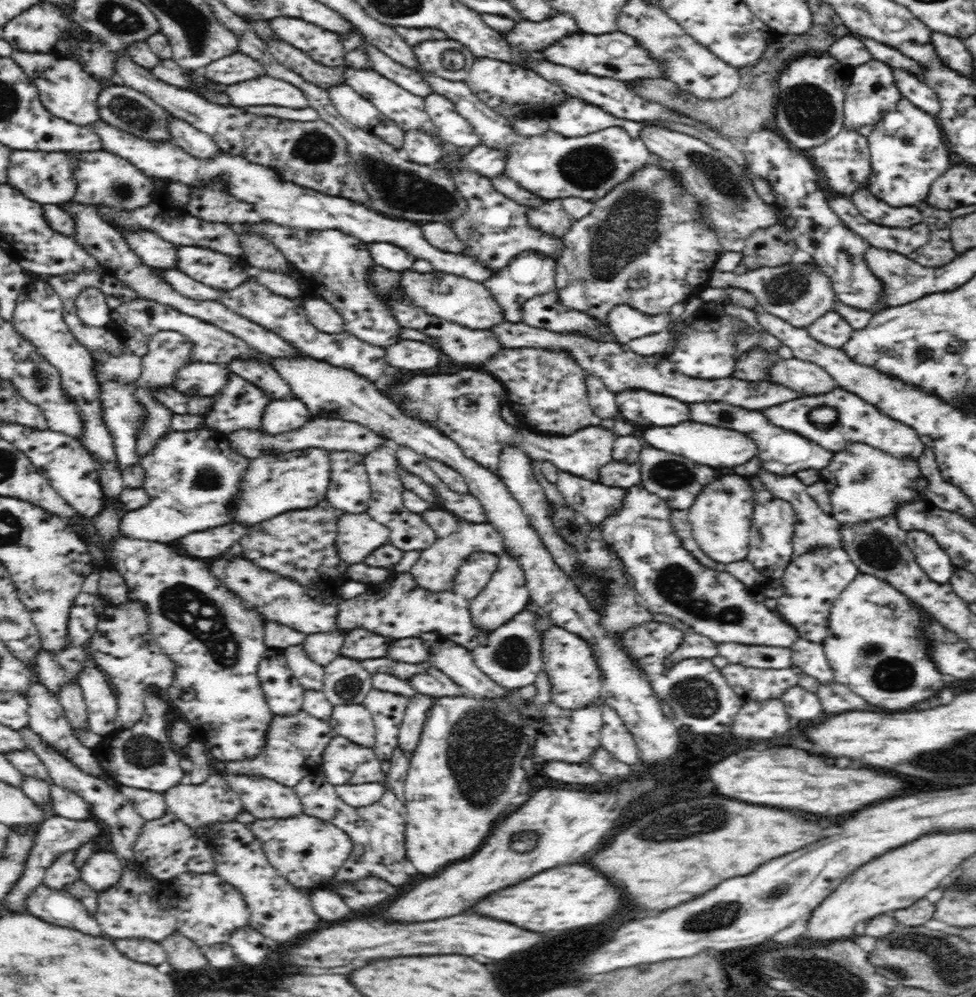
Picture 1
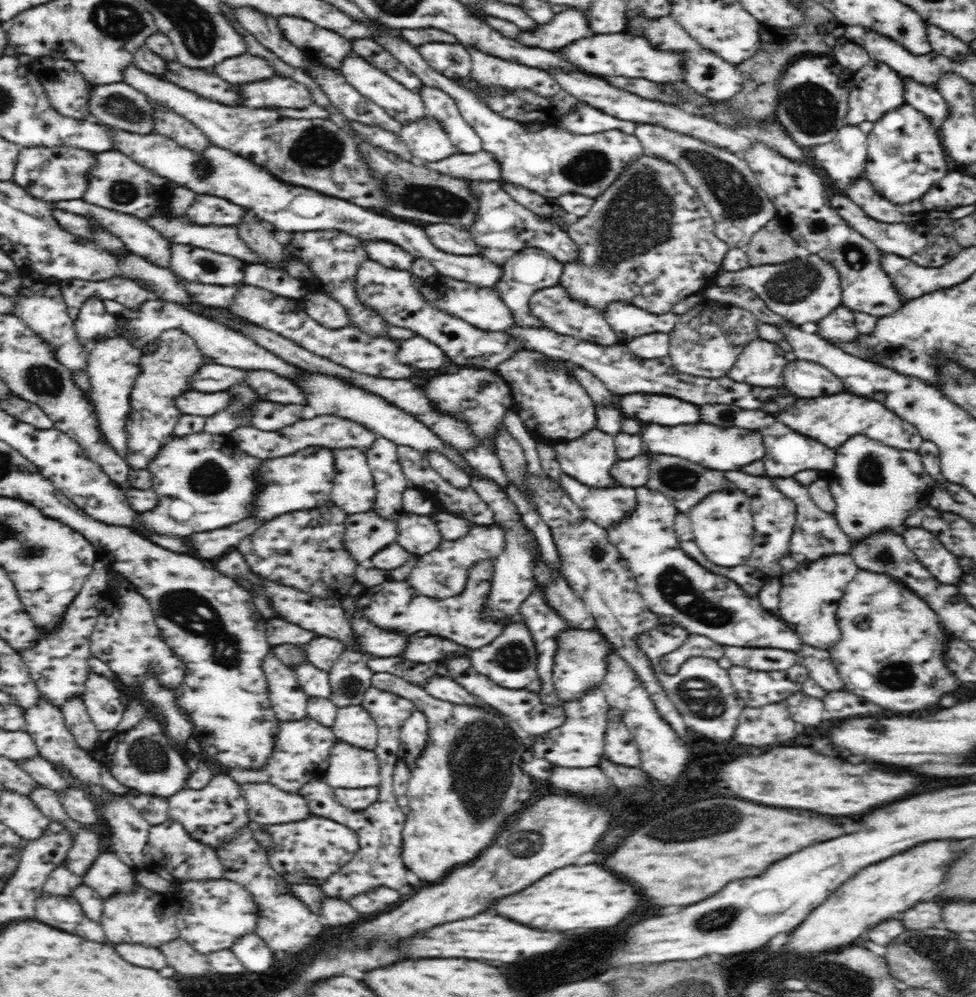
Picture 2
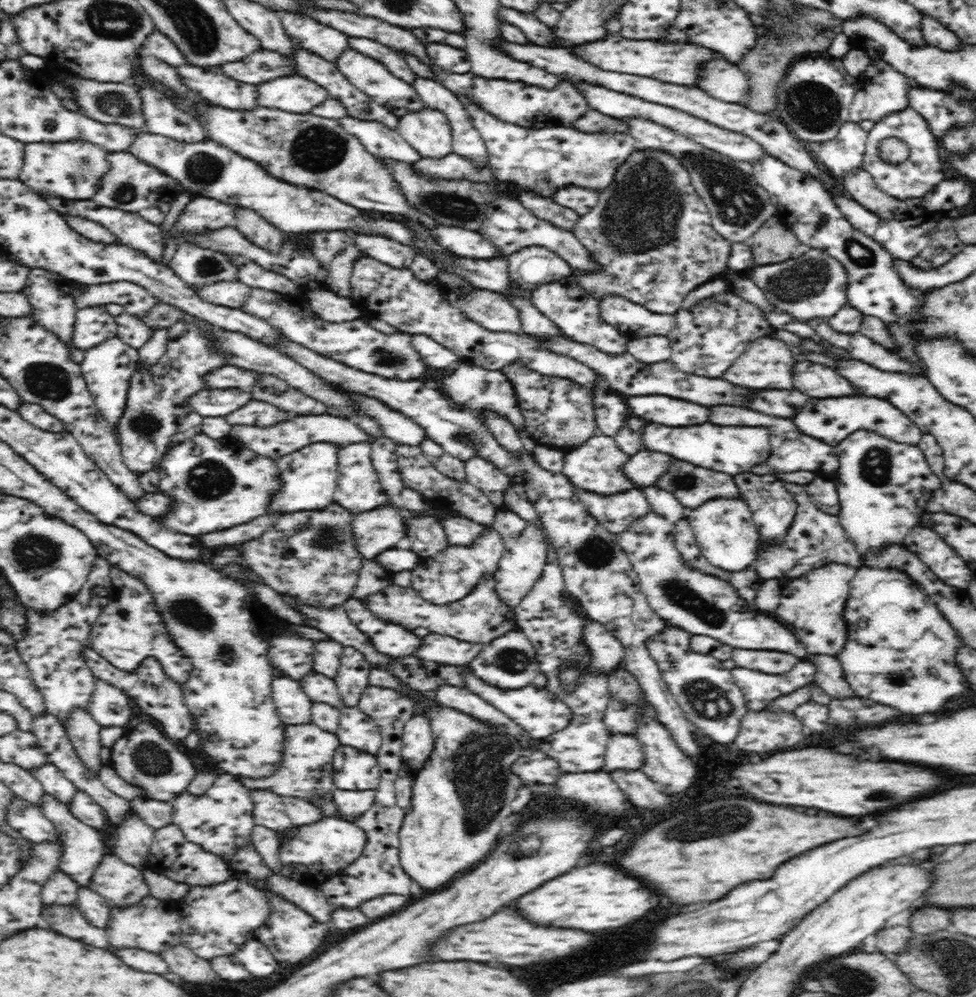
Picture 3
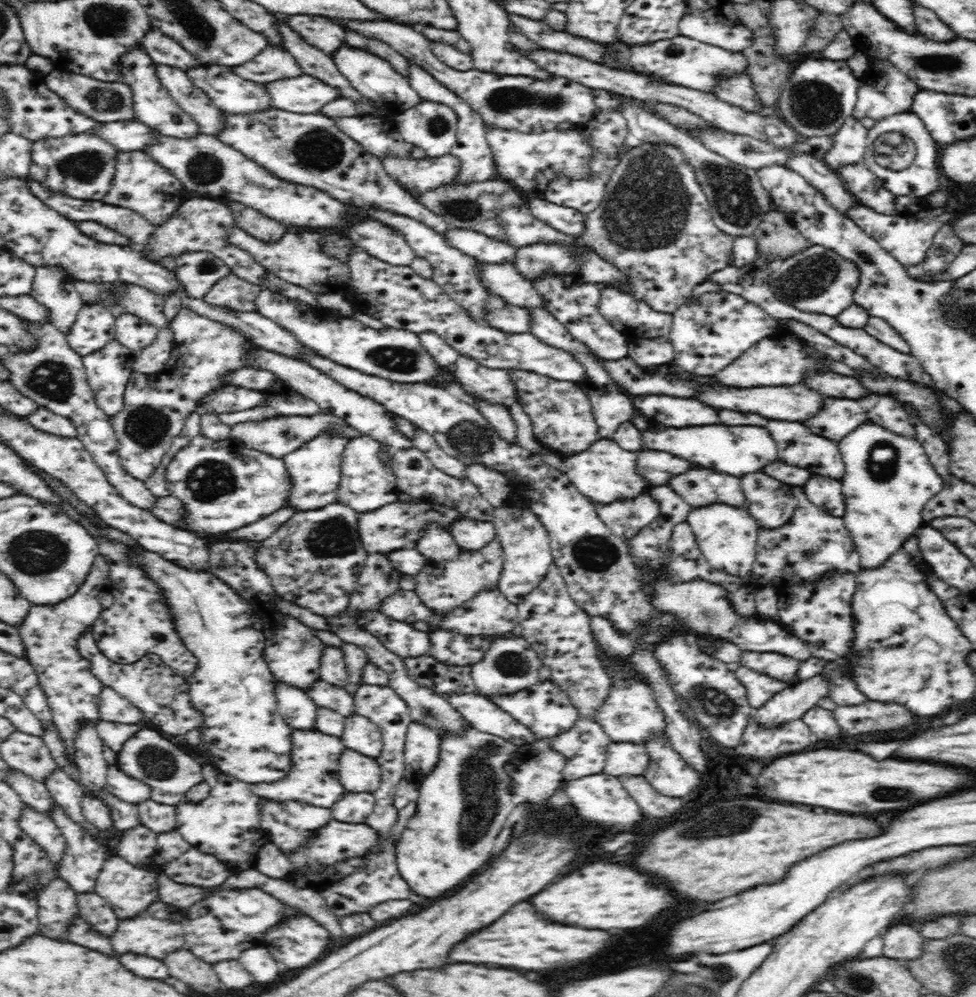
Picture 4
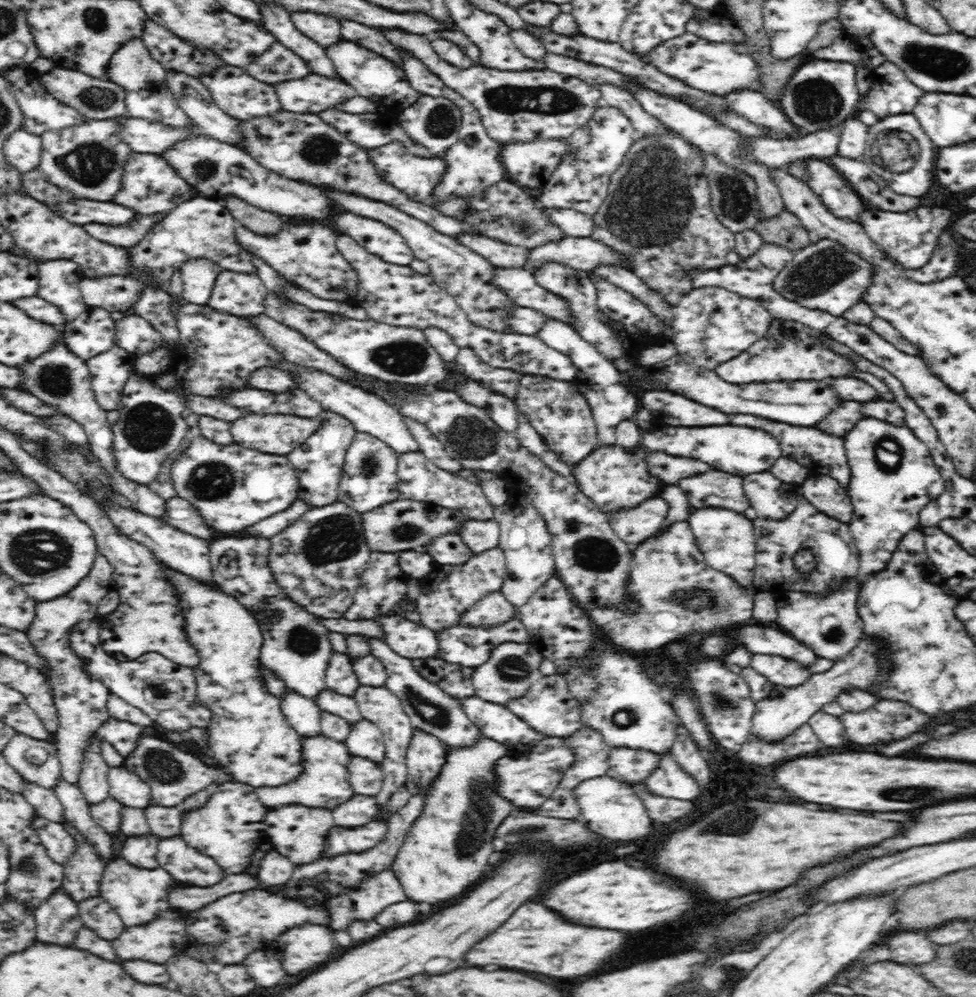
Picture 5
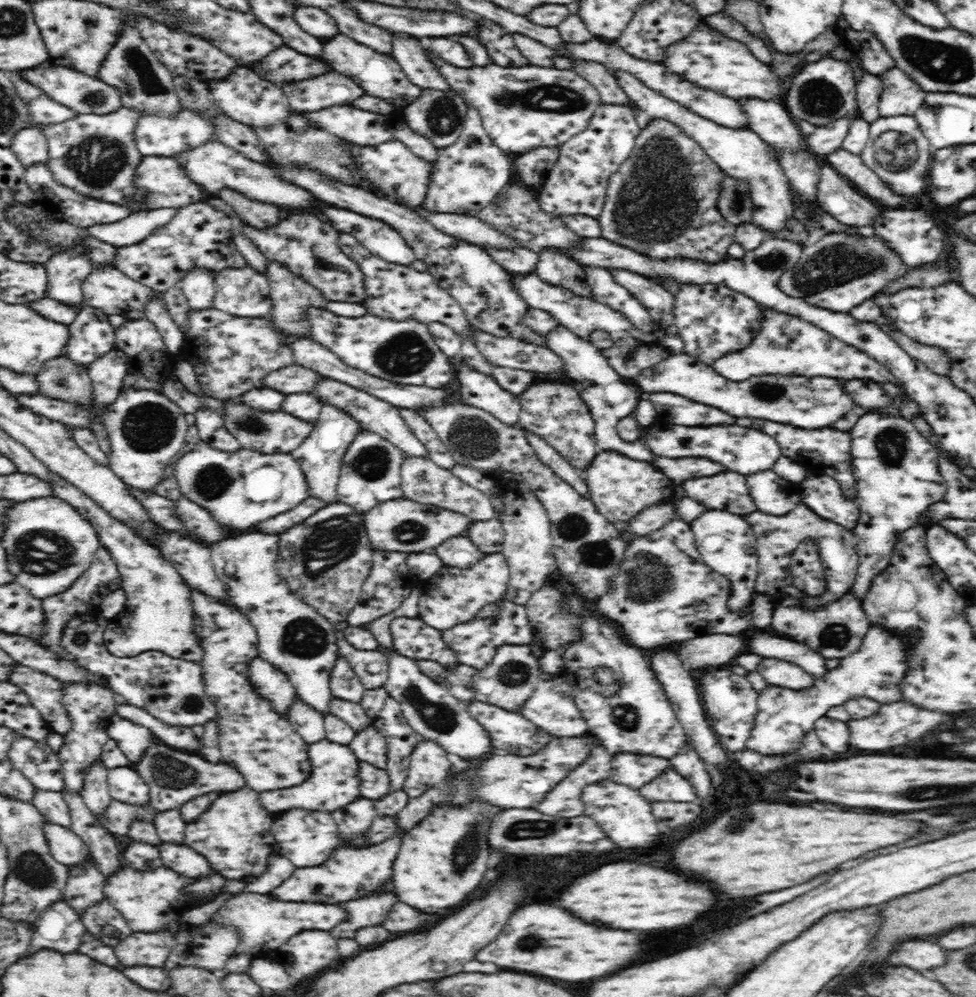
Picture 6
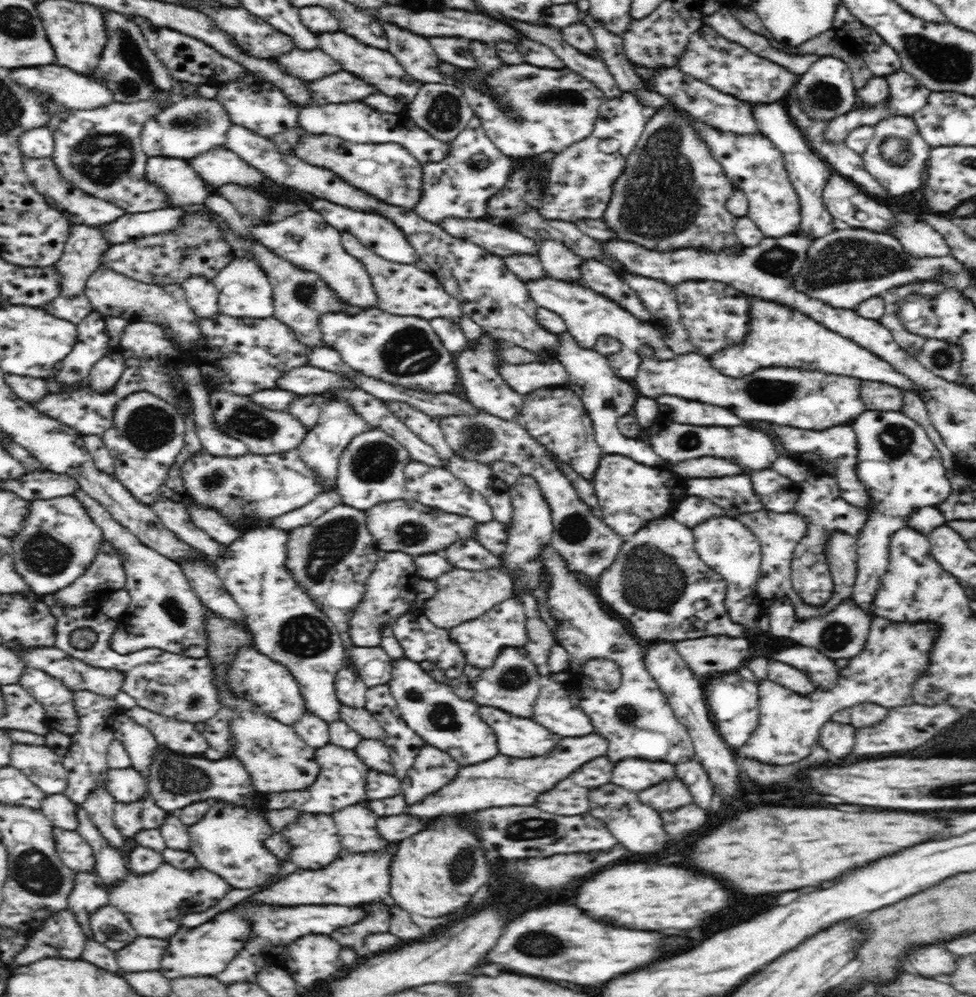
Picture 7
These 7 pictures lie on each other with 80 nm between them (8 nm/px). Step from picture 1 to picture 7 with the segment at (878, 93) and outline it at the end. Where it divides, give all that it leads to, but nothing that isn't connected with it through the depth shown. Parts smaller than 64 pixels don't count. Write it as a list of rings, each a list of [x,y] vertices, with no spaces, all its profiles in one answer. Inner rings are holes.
[[[898,70],[885,78],[889,89],[886,101],[892,115],[912,117],[928,102],[928,94],[931,90],[920,85],[904,70]]]

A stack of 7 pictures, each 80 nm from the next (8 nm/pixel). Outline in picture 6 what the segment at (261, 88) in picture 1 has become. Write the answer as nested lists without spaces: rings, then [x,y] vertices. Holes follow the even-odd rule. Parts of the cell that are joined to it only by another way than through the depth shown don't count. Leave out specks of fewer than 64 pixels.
[[[330,71],[312,80],[284,83],[280,86],[294,113],[310,113],[337,105],[351,105],[353,100],[364,95],[360,85],[349,77]]]

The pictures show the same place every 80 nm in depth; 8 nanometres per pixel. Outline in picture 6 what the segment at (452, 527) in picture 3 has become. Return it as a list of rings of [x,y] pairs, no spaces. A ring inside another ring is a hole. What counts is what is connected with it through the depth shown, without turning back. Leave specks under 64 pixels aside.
[[[495,518],[486,521],[472,521],[466,537],[472,541],[472,544],[476,544],[480,553],[498,554],[502,551],[504,536],[502,524]]]

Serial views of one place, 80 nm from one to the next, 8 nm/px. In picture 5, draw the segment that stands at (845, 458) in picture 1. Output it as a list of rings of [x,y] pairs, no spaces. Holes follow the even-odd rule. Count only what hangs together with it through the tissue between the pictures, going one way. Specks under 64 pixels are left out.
[[[866,418],[856,424],[856,428],[846,436],[844,444],[846,444],[844,448],[846,448],[848,464],[852,468],[850,486],[846,491],[854,507],[849,528],[859,553],[859,569],[855,578],[861,587],[868,576],[886,568],[902,538],[910,530],[920,528],[918,512],[930,500],[938,498],[944,492],[946,485],[928,447],[907,426],[894,426],[877,418]]]

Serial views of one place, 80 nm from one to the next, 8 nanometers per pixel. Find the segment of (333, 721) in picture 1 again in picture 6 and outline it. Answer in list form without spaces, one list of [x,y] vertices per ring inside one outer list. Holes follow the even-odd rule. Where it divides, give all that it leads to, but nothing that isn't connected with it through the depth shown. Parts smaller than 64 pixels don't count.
[[[374,725],[355,731],[354,738],[347,745],[360,761],[373,764],[376,768],[387,767],[386,739]]]

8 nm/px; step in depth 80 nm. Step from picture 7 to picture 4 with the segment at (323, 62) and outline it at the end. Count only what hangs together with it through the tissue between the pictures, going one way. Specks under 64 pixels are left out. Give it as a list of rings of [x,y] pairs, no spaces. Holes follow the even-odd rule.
[[[268,46],[264,52],[254,56],[253,60],[242,66],[234,67],[234,70],[238,77],[264,86],[274,80],[303,75],[296,59],[290,56],[286,50],[276,48],[276,46]]]

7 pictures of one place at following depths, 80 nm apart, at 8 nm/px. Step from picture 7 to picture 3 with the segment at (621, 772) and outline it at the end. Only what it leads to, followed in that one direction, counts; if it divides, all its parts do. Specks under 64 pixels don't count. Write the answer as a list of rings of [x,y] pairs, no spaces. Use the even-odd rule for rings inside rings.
[[[612,733],[608,738],[610,738],[610,744],[606,748],[605,766],[608,766],[606,770],[641,768],[644,755],[641,744],[634,735]]]

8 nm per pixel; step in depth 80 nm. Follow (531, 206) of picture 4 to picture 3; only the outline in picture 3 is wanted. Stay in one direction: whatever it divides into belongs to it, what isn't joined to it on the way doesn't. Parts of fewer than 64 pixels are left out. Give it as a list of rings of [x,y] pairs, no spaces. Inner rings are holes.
[[[528,191],[516,192],[516,196],[534,216],[566,231],[571,232],[581,217],[575,210],[558,204],[551,197],[543,197]]]

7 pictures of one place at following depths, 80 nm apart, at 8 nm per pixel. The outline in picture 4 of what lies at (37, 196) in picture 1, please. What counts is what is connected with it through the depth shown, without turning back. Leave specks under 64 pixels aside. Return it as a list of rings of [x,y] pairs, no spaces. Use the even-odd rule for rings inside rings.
[[[78,132],[70,134],[70,136],[62,136],[62,138],[45,138],[33,141],[31,152],[33,163],[25,180],[30,178],[30,181],[36,181],[44,185],[46,189],[50,189],[54,193],[62,193],[64,196],[71,196],[80,200],[100,201],[112,188],[119,152],[118,148],[114,148],[109,142],[93,132]]]

